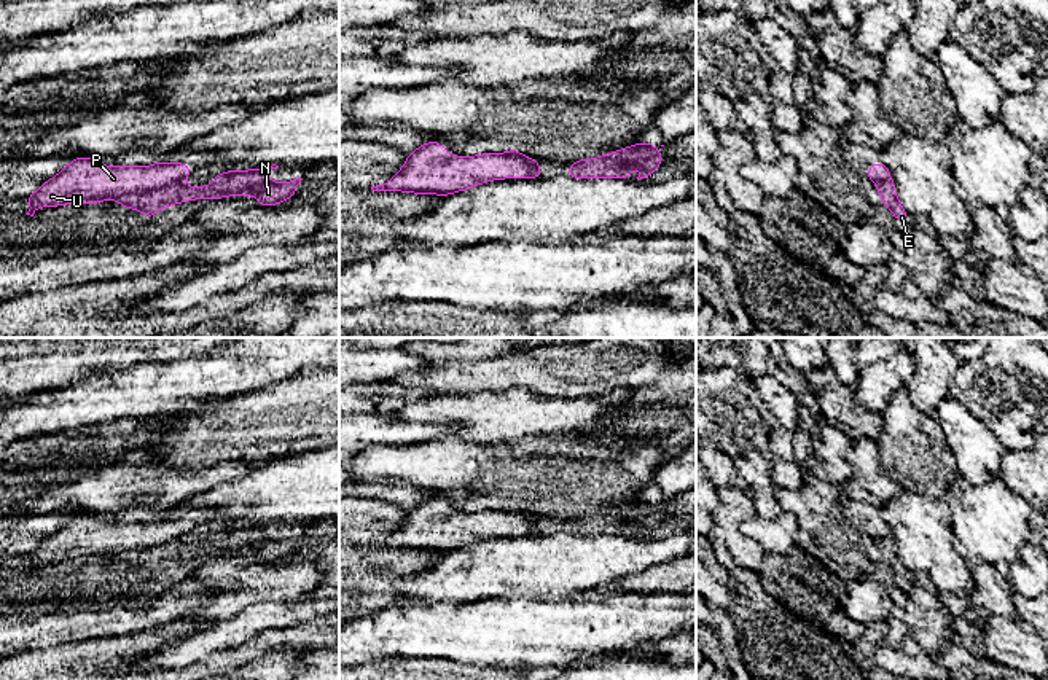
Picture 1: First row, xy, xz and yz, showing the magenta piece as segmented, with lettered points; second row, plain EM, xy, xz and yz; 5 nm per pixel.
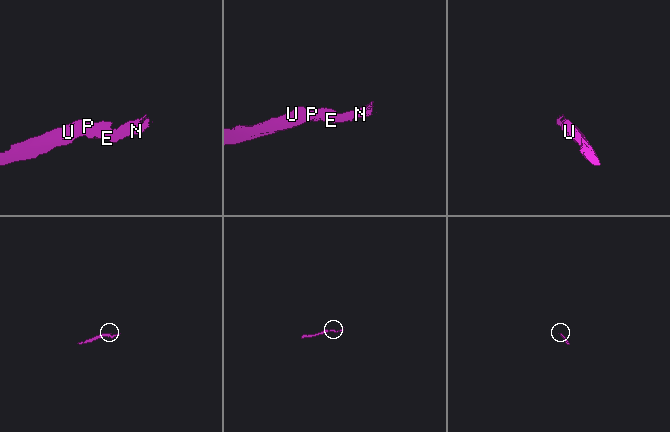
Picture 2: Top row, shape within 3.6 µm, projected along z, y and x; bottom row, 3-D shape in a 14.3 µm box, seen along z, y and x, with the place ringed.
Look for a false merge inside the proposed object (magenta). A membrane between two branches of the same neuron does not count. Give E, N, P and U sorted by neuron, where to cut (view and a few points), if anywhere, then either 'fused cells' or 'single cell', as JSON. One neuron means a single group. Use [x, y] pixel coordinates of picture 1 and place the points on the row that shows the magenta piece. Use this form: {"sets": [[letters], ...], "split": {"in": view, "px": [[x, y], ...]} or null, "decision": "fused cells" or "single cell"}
{"sets": [["E", "N"], ["P", "U"]], "split": {"in": "xy", "px": [[182, 179], [158, 188], [126, 193], [117, 199]]}, "decision": "fused cells"}

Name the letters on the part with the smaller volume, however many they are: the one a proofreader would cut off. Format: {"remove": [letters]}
{"remove": ["E", "N"]}

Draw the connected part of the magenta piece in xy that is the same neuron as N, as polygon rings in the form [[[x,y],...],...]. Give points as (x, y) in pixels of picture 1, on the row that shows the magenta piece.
[[[272,164],[272,166],[266,167],[266,169],[228,170],[228,172],[221,172],[221,174],[218,174],[218,175],[213,178],[213,182],[212,182],[209,186],[197,186],[197,188],[191,188],[191,186],[185,185],[183,180],[180,180],[180,182],[170,183],[170,185],[167,185],[167,186],[164,186],[164,188],[159,188],[159,190],[150,190],[150,191],[140,191],[140,193],[126,194],[126,196],[116,199],[116,202],[121,204],[121,205],[123,205],[124,209],[127,209],[127,210],[129,210],[129,209],[137,209],[140,213],[145,213],[147,218],[153,218],[159,209],[164,209],[164,207],[169,207],[169,205],[177,205],[178,202],[186,202],[186,201],[194,201],[194,199],[204,199],[204,197],[207,197],[209,201],[212,201],[212,199],[221,199],[221,197],[226,197],[226,196],[256,196],[256,197],[258,197],[258,204],[256,204],[256,205],[277,205],[277,204],[280,204],[282,201],[288,201],[291,196],[295,196],[295,191],[296,191],[298,185],[299,185],[301,180],[303,180],[303,178],[295,178],[295,180],[291,180],[291,182],[282,180],[280,183],[276,183],[276,182],[272,182],[271,178],[266,177],[266,170],[268,170],[268,169],[277,169],[277,167],[279,167],[279,166]]]

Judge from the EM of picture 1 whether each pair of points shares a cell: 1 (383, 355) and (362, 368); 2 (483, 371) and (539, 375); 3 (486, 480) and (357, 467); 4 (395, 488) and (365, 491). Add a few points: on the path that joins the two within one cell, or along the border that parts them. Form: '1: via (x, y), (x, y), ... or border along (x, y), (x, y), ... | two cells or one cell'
1: via (378, 360), (373, 365), (367, 365) | one cell
2: via (497, 371), (524, 371) | one cell
3: via (454, 462), (389, 462) | one cell
4: via (387, 489), (373, 489) | one cell

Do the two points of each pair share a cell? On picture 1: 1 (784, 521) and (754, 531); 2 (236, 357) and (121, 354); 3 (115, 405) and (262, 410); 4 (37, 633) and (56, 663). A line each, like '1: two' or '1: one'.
1: one
2: two
3: two
4: two

